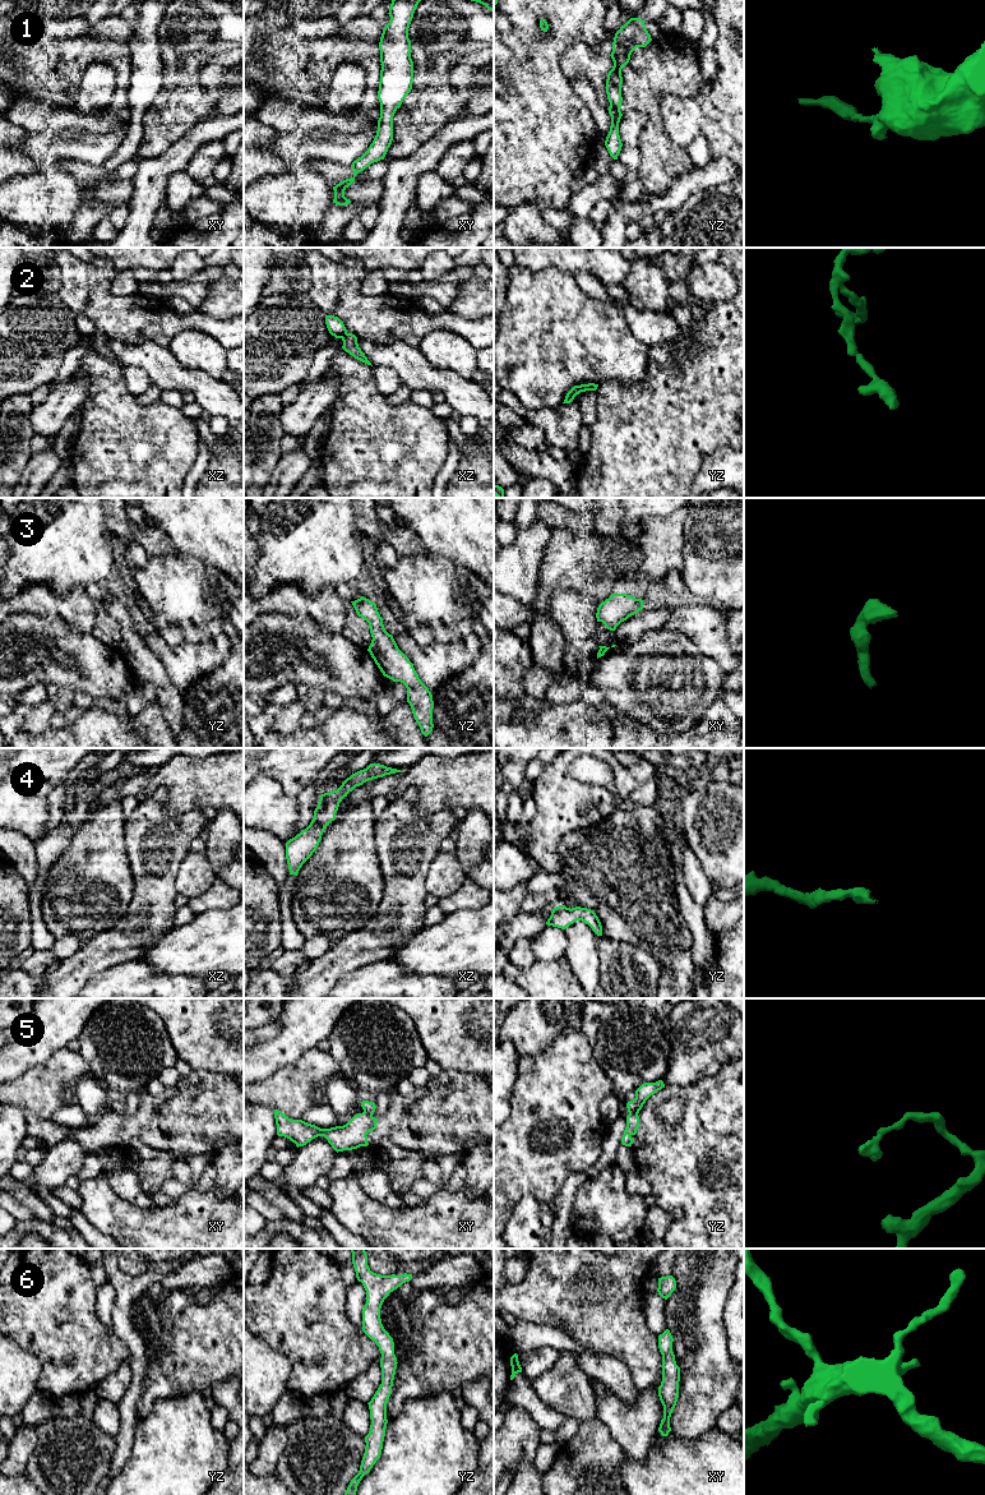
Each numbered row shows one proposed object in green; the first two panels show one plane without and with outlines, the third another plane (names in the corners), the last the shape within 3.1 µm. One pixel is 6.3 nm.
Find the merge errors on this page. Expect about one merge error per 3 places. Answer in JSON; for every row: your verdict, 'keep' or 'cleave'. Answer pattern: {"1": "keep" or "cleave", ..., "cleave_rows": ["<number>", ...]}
{"1": "keep", "2": "cleave", "3": "keep", "4": "keep", "5": "cleave", "6": "keep", "cleave_rows": ["2", "5"]}

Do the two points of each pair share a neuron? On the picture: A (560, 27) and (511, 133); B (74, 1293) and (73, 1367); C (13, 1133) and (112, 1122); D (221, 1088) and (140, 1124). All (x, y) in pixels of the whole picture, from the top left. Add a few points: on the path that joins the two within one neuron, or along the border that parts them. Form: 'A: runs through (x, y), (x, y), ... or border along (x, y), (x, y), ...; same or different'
A: runs through (541, 54), (517, 78), (512, 106); same
B: runs through (73, 1311), (73, 1350); same
C: border along (23, 1111), (28, 1135); different
D: runs through (200, 1108), (188, 1119), (161, 1121); same

